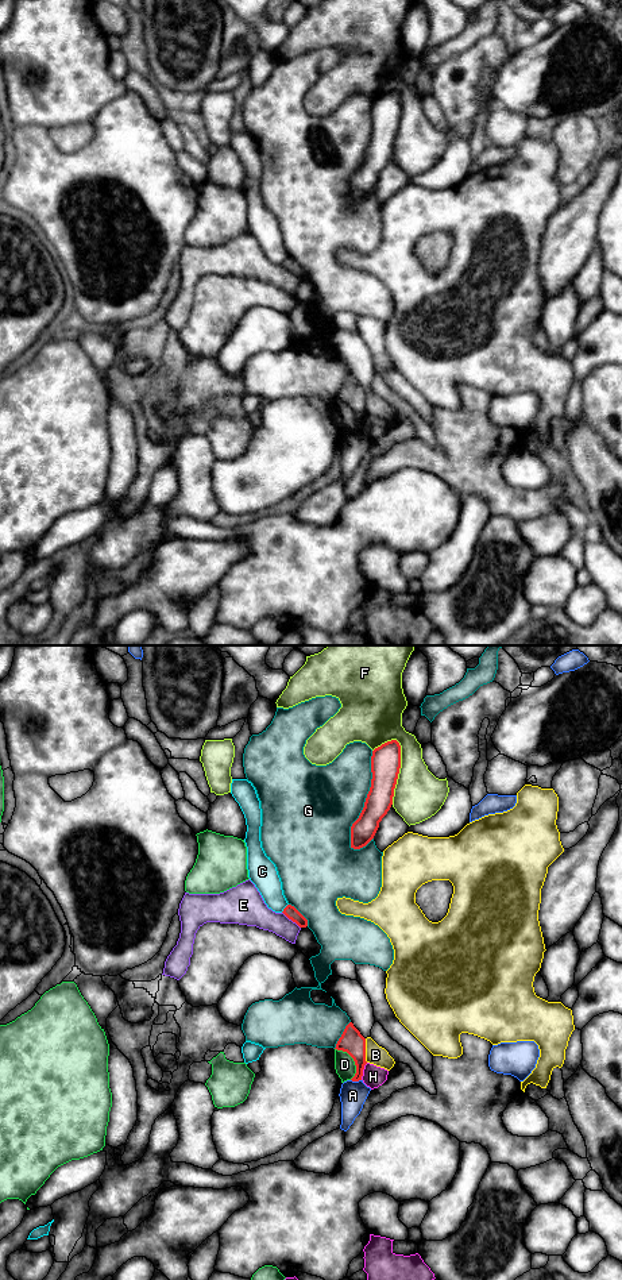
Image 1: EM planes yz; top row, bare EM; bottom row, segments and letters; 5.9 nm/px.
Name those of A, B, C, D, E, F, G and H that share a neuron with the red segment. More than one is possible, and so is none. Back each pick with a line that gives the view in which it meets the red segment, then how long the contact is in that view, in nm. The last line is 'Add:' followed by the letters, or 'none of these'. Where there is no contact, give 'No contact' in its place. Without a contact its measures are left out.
Add: none of these

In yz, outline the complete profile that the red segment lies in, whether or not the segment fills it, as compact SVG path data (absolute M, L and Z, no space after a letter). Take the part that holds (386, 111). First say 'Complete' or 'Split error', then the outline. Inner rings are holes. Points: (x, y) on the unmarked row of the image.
Complete. M397 92L372 103L371 139L359 170L351 178L351 200L360 201L374 190L379 174L393 157L399 120L401 97Z

